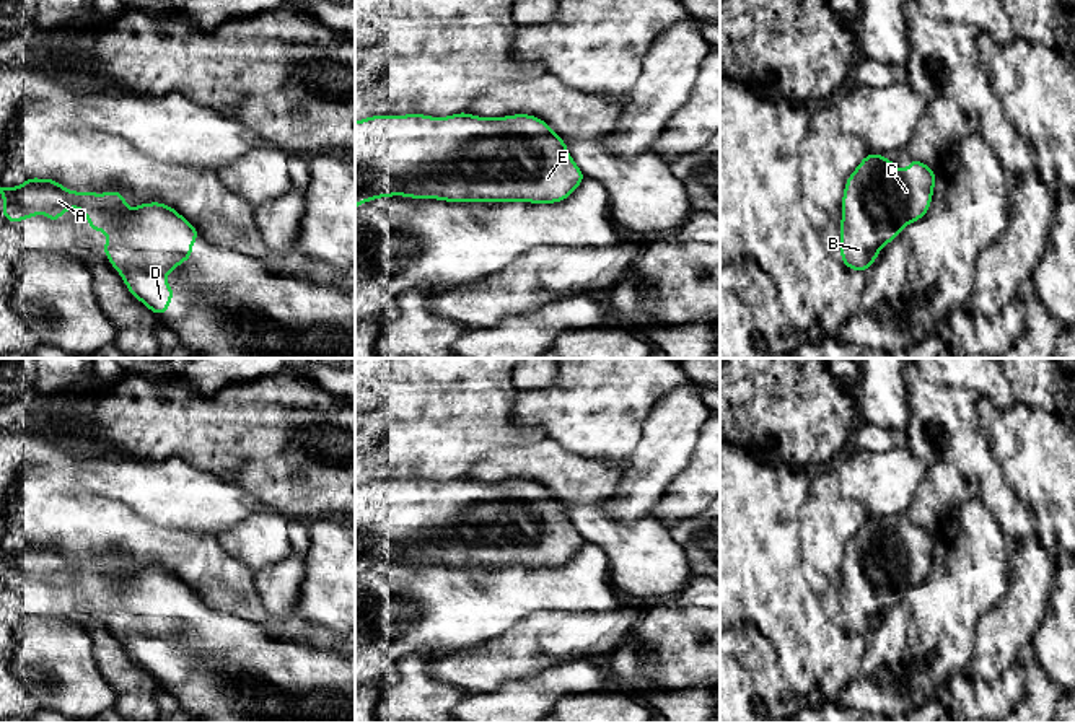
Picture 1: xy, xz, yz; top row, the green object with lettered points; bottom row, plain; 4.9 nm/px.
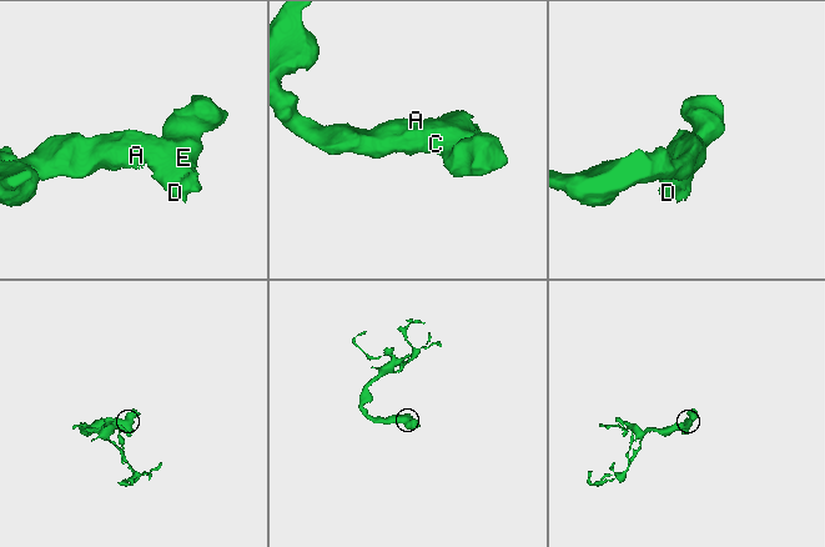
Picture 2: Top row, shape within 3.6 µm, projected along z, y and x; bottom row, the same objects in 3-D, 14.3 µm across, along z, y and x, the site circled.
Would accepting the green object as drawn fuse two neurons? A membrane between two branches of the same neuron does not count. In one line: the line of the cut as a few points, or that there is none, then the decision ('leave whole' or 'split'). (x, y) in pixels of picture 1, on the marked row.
no cut | leave whole

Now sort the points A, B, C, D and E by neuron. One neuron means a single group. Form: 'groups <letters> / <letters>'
groups A B C D E

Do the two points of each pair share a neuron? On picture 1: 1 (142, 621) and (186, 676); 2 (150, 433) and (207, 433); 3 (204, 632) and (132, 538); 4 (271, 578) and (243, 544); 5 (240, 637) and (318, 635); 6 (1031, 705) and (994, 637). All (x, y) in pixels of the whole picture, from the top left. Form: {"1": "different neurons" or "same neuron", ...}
{"1": "same neuron", "2": "same neuron", "3": "different neurons", "4": "different neurons", "5": "different neurons", "6": "different neurons"}

